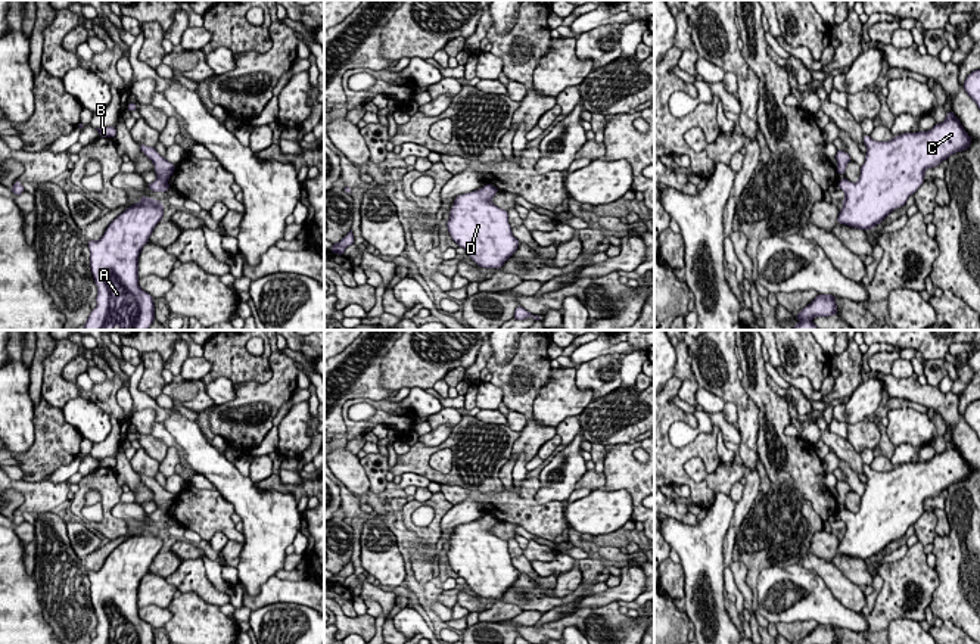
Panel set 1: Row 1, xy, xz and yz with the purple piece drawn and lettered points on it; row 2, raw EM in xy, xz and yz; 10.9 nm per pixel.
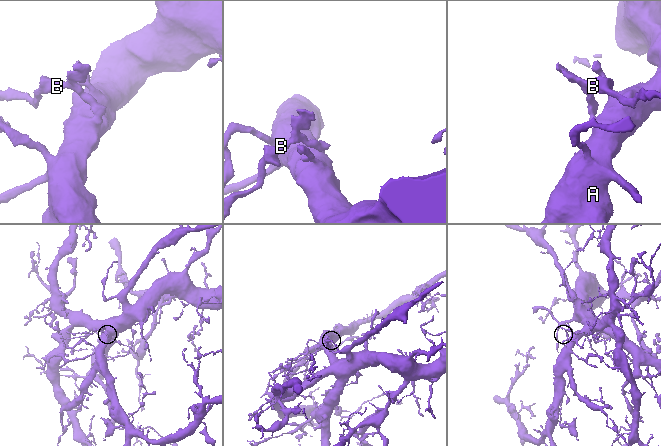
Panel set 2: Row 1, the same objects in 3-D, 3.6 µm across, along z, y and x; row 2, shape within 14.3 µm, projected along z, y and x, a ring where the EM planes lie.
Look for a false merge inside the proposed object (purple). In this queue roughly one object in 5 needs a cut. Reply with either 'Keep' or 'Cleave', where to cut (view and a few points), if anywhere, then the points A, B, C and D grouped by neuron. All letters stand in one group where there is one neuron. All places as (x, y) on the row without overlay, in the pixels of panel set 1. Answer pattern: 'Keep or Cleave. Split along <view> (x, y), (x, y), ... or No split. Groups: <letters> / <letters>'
Keep. No split. Groups: A B C D

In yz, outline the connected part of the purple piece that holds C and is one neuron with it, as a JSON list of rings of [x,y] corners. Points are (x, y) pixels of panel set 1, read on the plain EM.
[[[952,441],[931,460],[905,463],[890,472],[875,472],[864,464],[868,482],[859,511],[852,513],[846,507],[839,511],[846,528],[837,553],[861,560],[875,559],[918,520],[927,498],[967,480],[971,472]]]

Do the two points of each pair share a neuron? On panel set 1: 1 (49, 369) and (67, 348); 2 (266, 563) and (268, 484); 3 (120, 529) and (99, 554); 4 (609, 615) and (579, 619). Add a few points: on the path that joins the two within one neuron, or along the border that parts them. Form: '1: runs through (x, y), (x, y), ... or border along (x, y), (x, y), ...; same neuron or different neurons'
1: runs through (53, 364), (64, 352); same neuron
2: border along (255, 484), (260, 490), (288, 491), (296, 501); different neurons
3: border along (128, 532), (109, 541); different neurons
4: runs through (602, 619), (587, 619); same neuron

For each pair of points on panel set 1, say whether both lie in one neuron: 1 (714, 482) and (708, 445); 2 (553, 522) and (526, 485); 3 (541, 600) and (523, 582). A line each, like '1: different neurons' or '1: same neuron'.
1: different neurons
2: same neuron
3: same neuron

